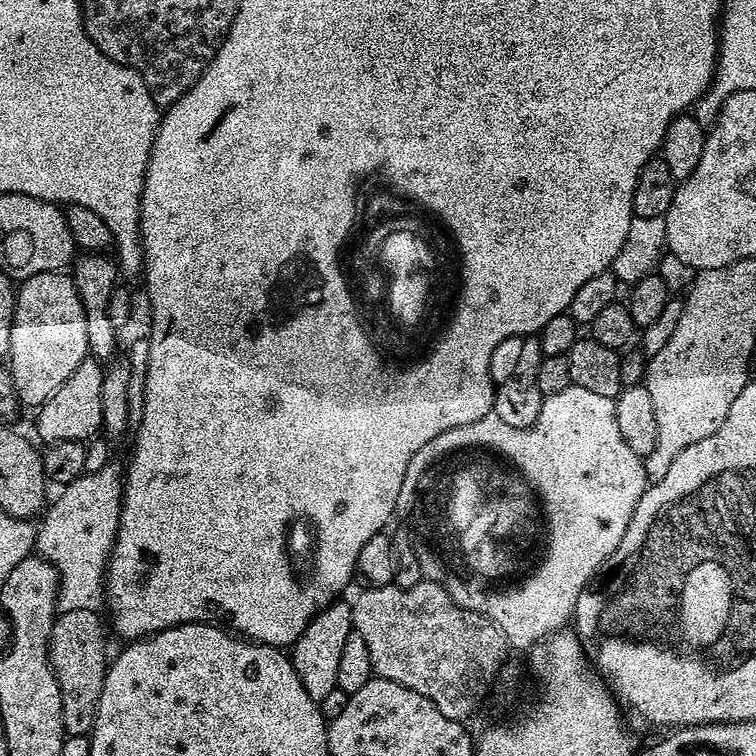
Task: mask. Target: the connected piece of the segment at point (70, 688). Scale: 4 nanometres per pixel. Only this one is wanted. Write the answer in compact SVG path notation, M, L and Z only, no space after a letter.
M70 610L69 612L61 612L57 615L54 626L50 630L50 646L48 647L48 661L52 663L54 674L58 678L58 690L62 694L62 722L64 723L64 731L69 736L88 736L94 726L94 718L98 710L98 698L102 698L102 682L108 673L110 663L110 651L108 652L108 644L104 641L104 624L106 628L106 620L100 617L101 613L97 610Z

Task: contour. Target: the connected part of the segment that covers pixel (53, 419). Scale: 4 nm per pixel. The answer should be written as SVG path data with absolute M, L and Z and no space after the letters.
M86 358L54 390L51 398L45 404L39 405L36 416L36 432L44 439L45 445L54 442L70 442L78 440L87 442L97 435L103 429L104 419L102 418L102 382L104 381L105 365L95 358Z

